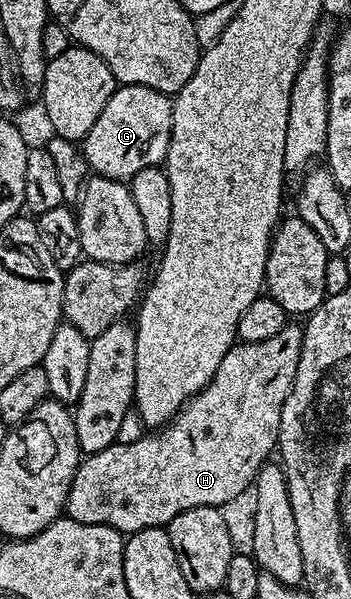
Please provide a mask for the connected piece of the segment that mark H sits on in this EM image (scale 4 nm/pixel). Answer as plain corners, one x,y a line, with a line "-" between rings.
289,323
281,331
277,331
277,335
272,335
270,339
261,339
261,343
249,343
248,341
239,341
238,343
232,345
230,351
225,355
225,359
221,359
221,367
217,367
217,375
213,375
213,379
206,385
203,390
198,393
197,396
191,398
186,405
180,409
179,414
177,414
172,421
168,421
166,425
162,426
154,435
147,435
151,437
139,437
136,441
131,441
128,445
123,445
124,443
116,443
105,447
105,451
97,451
96,453
84,456
79,463
79,469
73,475
73,483
69,487
69,495
67,496
67,503
65,506
66,516
72,517
77,523
93,523
94,525
108,525
114,529
118,529
120,533
124,535
130,535
141,531
142,529
148,529
149,527
166,527
169,522
172,521
177,515
181,515
181,511
189,511
189,507
227,507
230,501
235,501
243,492
250,490
252,488
253,482
257,474
259,473
259,468
263,465
268,464
269,458
267,457
270,453
274,454
276,452
279,443
279,428
281,427
281,407
285,407
285,399
289,395
289,391
293,387
293,379
297,375
297,363
301,359
301,343
303,342
303,325
297,323

